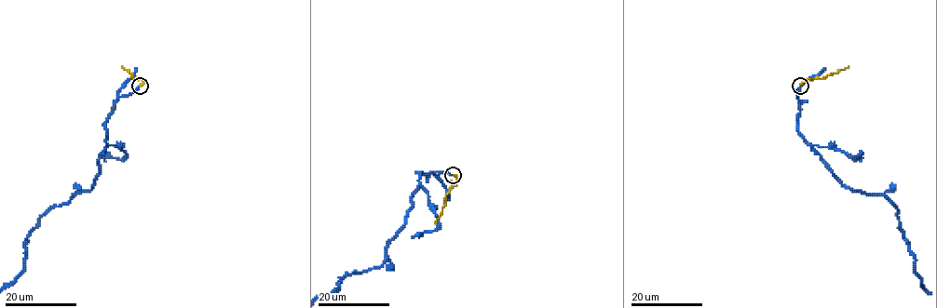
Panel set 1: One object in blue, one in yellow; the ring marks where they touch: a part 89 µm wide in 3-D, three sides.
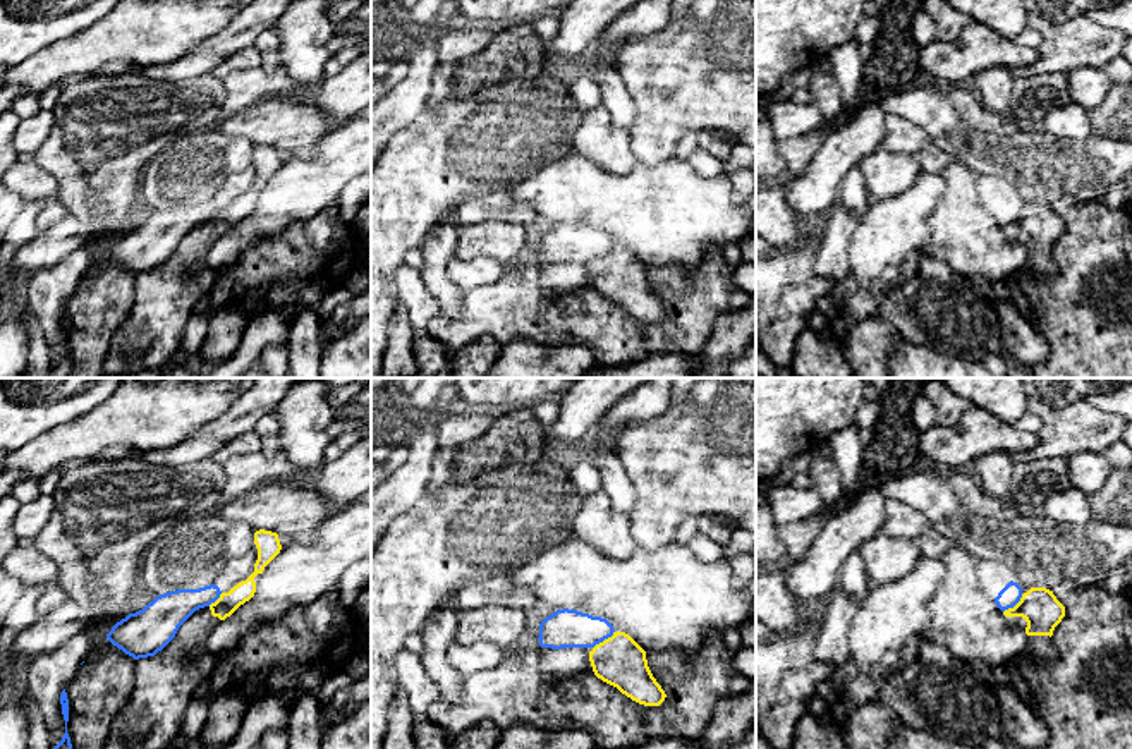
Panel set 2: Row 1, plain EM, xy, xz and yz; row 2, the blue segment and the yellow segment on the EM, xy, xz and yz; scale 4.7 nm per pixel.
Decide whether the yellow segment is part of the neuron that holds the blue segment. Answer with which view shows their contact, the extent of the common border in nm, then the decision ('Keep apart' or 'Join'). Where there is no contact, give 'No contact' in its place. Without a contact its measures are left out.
Touches blue in xz. Shared border 130 nm. Keep apart

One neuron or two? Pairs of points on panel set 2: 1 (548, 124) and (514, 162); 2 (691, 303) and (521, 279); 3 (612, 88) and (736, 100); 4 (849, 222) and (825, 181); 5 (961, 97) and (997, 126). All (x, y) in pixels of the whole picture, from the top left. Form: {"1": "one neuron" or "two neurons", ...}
{"1": "one neuron", "2": "one neuron", "3": "two neurons", "4": "two neurons", "5": "one neuron"}

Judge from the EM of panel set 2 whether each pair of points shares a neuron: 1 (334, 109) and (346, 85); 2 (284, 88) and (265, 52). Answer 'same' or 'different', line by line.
1: same
2: different

